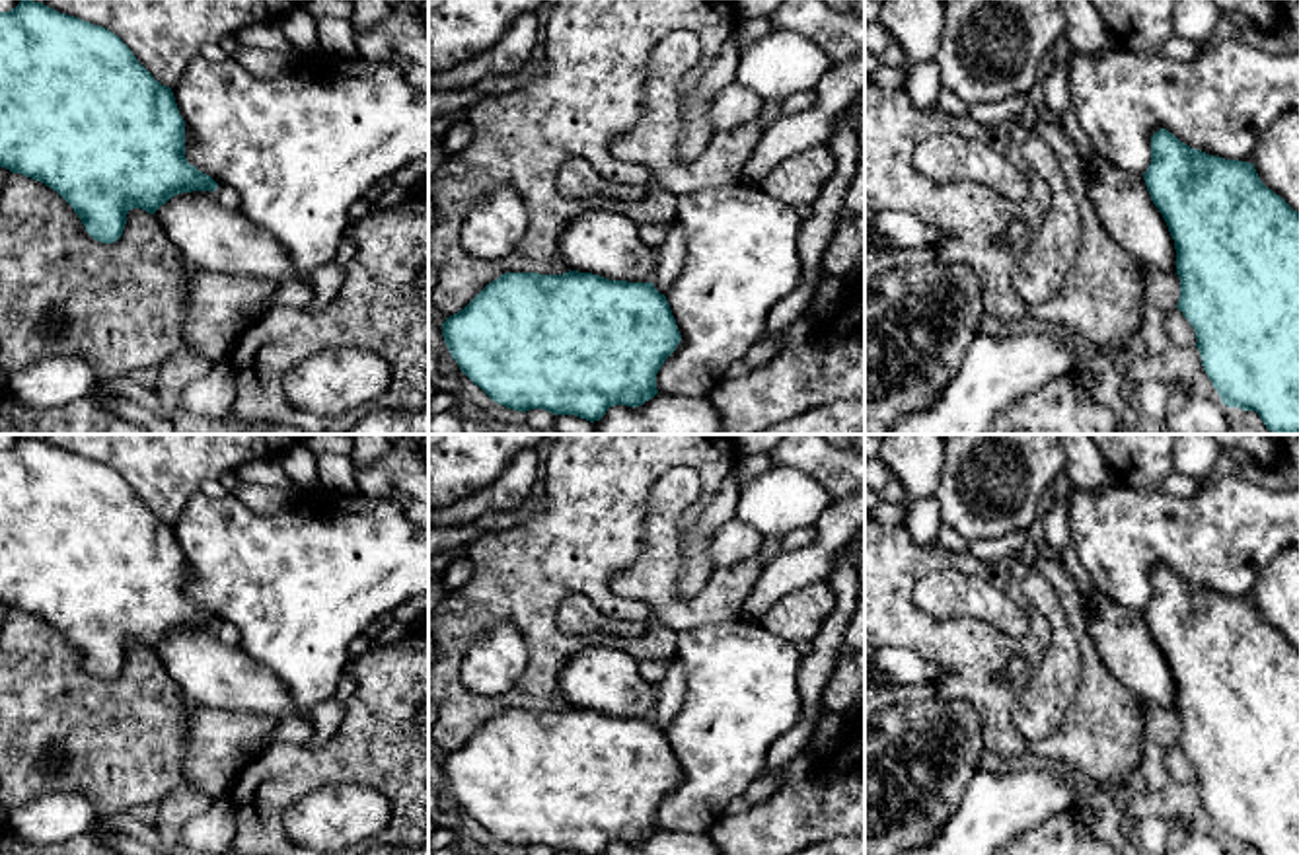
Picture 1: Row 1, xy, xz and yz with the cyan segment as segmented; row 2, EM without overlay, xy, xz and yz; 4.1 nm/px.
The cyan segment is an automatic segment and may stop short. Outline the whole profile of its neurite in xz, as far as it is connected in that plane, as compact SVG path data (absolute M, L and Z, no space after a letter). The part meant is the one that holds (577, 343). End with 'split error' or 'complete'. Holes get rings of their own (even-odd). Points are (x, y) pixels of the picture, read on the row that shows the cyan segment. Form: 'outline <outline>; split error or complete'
outline M602 208L584 210L580 216L573 218L563 232L563 259L571 267L571 271L563 275L539 275L539 273L501 275L493 282L489 282L464 310L446 317L446 321L442 323L442 337L460 370L475 386L479 386L495 403L522 413L530 409L545 409L553 415L575 415L594 423L600 421L606 415L606 411L613 405L639 407L645 401L652 399L658 393L656 374L664 364L664 360L680 345L682 335L678 331L666 296L660 294L652 284L656 271L656 249L641 242L637 222L629 220L621 212L606 212Z; split error

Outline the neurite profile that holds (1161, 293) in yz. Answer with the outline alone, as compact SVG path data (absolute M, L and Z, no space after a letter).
M1145 269L1143 282L1145 288L1137 335L1141 337L1147 353L1159 354L1170 345L1165 321L1167 314L1178 306L1180 279L1176 273Z

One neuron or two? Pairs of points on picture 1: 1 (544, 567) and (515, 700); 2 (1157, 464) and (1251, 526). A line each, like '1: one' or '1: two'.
1: one
2: two

